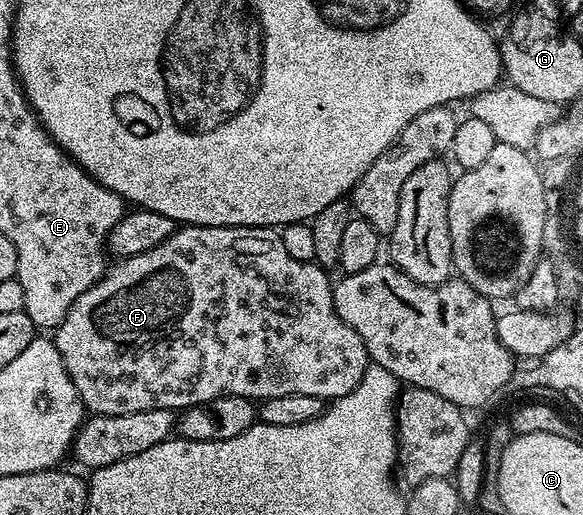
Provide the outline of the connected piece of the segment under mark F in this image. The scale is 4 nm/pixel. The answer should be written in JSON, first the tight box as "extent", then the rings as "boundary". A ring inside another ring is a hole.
{"extent":[53,226,369,415],"boundary":[[[180,226],[161,245],[149,249],[149,253],[137,253],[137,257],[120,259],[65,313],[65,317],[54,328],[53,342],[60,359],[84,408],[97,415],[124,415],[141,413],[145,409],[169,409],[179,413],[188,407],[213,401],[217,397],[245,397],[262,401],[273,397],[285,397],[285,393],[309,393],[324,401],[345,397],[363,380],[369,365],[367,350],[357,333],[341,317],[333,301],[333,279],[319,263],[302,263],[297,257],[289,257],[281,241],[279,231],[269,227],[193,227]]]}

